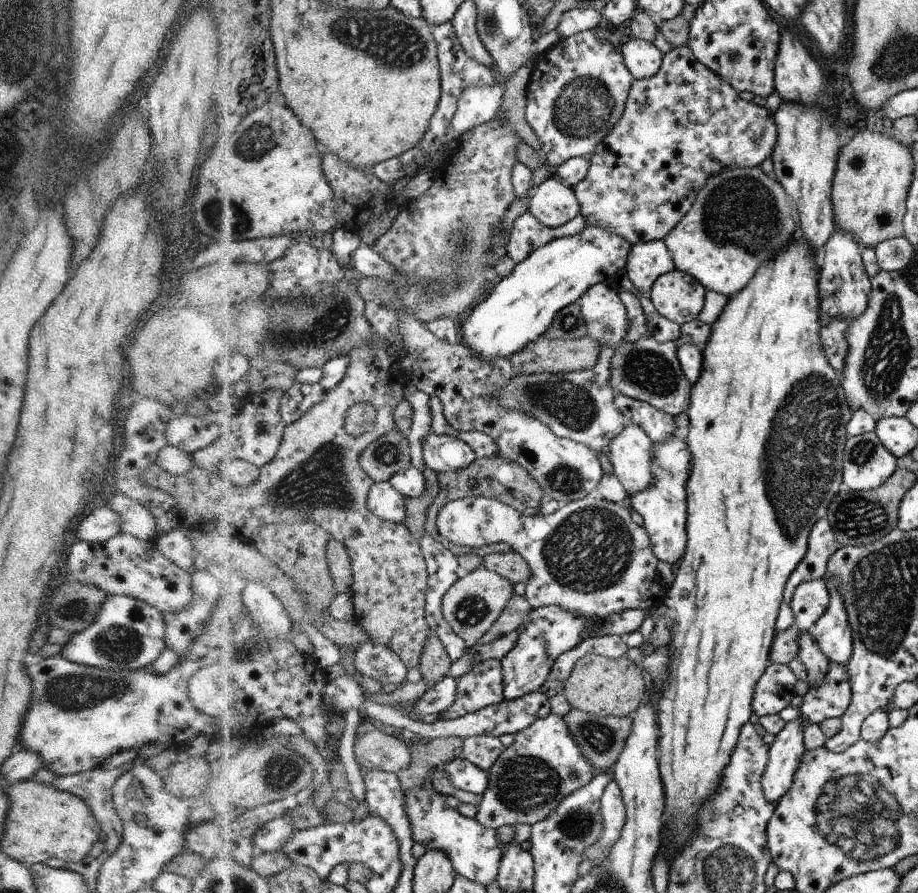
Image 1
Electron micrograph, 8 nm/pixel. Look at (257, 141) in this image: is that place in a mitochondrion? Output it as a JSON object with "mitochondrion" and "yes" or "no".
{"mitochondrion":"yes"}

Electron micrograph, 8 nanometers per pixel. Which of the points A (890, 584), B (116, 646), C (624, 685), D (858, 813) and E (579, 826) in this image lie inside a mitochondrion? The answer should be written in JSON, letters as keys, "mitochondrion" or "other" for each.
{"A":"mitochondrion","B":"mitochondrion","C":"other","D":"mitochondrion","E":"mitochondrion"}

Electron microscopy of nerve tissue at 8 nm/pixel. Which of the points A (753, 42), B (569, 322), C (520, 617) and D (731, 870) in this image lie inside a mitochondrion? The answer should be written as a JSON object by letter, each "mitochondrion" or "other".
{"A":"other","B":"mitochondrion","C":"other","D":"mitochondrion"}

